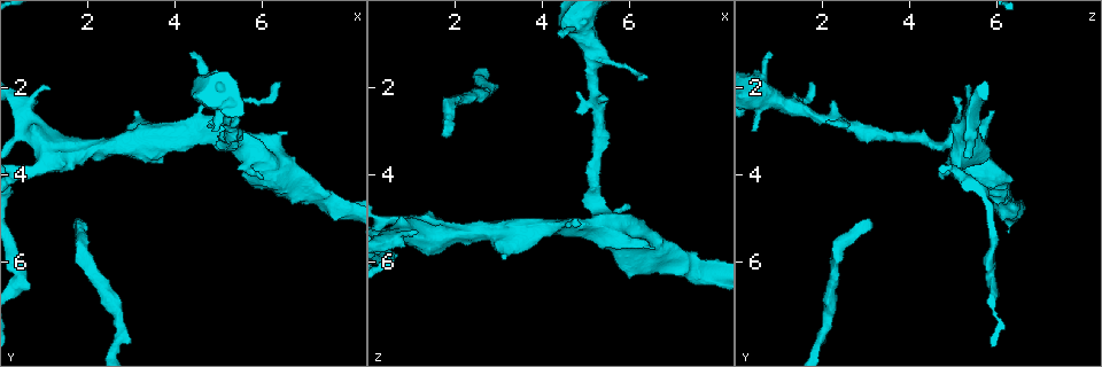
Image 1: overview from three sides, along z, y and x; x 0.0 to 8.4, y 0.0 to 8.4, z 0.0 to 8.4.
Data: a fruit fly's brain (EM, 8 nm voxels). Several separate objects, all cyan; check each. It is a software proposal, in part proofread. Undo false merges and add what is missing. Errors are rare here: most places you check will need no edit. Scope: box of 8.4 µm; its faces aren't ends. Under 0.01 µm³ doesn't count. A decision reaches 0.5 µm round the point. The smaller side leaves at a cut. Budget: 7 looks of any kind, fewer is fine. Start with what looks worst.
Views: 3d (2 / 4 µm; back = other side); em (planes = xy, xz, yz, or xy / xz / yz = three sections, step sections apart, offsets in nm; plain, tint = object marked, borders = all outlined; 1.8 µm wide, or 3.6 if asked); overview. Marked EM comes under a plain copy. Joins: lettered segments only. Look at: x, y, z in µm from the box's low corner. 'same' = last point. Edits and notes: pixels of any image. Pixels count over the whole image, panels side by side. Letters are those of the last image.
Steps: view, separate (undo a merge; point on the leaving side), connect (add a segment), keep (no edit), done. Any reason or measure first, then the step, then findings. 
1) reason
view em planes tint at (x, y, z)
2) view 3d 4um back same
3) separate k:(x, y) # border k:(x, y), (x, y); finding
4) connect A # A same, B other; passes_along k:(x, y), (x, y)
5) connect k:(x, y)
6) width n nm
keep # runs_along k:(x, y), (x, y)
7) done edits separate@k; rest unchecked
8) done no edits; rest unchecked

branch stops here
view em planes borders at (6.50, 3.00, 5.70)

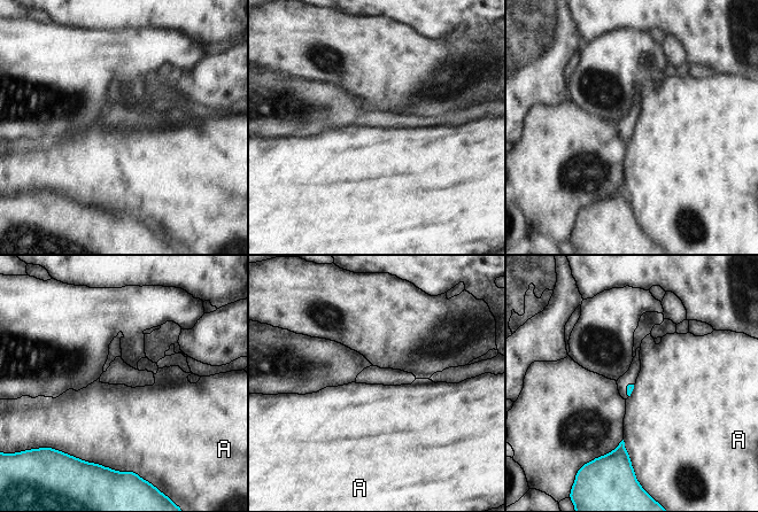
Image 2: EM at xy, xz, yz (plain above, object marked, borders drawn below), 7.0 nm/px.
keep # A other; border 2:(623, 440), (632, 463); none of them fits

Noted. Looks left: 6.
view 3d 4um at (4.90, 2.25, 5.15)

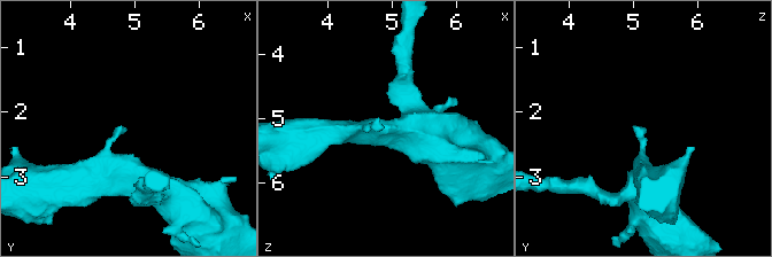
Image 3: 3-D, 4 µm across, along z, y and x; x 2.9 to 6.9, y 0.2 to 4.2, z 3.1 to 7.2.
shape alone is not enough
view em xy step 8 borders at (4.85, 2.30, 5.20)

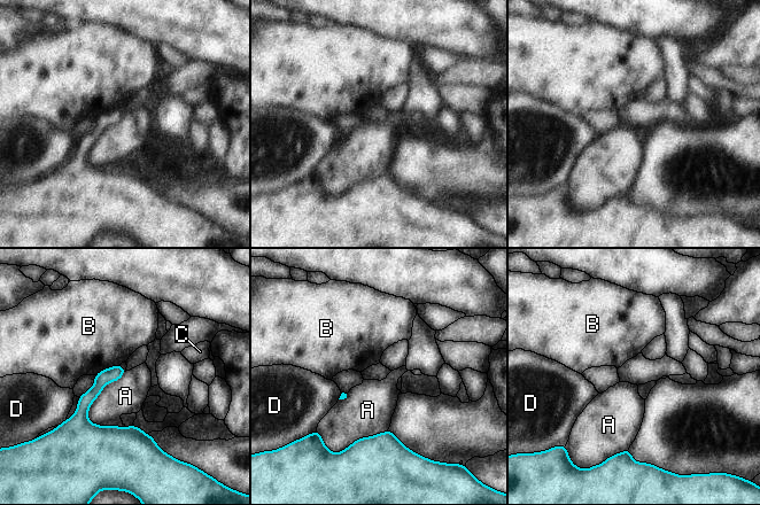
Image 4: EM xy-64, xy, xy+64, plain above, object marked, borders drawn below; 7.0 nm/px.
cut it another way
view em xz step 8 borders same

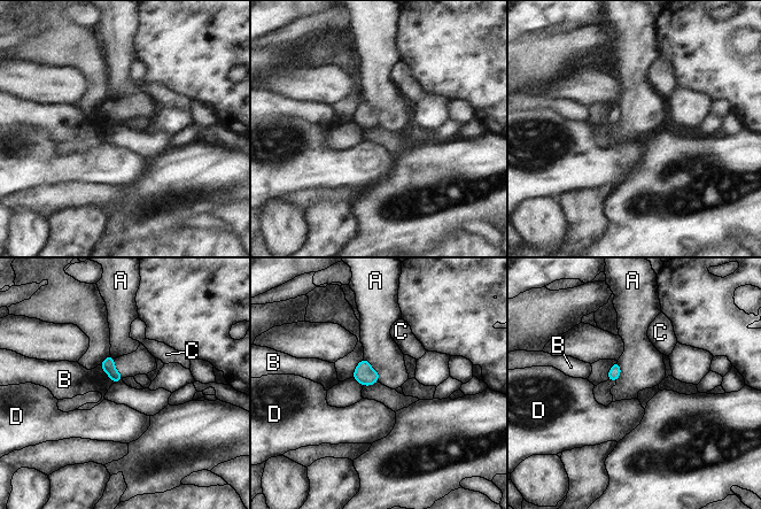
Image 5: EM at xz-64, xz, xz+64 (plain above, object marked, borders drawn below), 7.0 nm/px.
keep # A other, B other, C other, D other; no lettered segment goes on from it

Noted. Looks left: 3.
free end
view 3d 2um at (5.45, 2.35, 2.20)

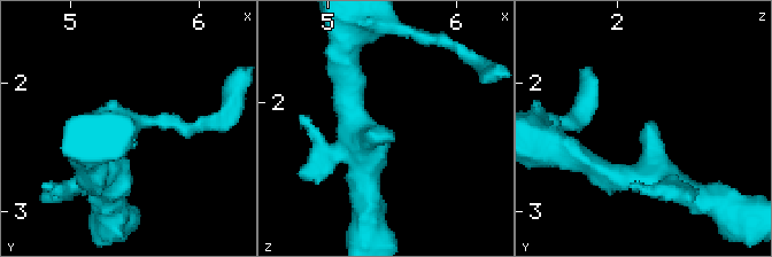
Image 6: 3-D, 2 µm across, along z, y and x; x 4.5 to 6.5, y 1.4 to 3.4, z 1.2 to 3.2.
arm_widths 220, 260 nm
view em planes borders at (5.46, 2.32, 2.22)

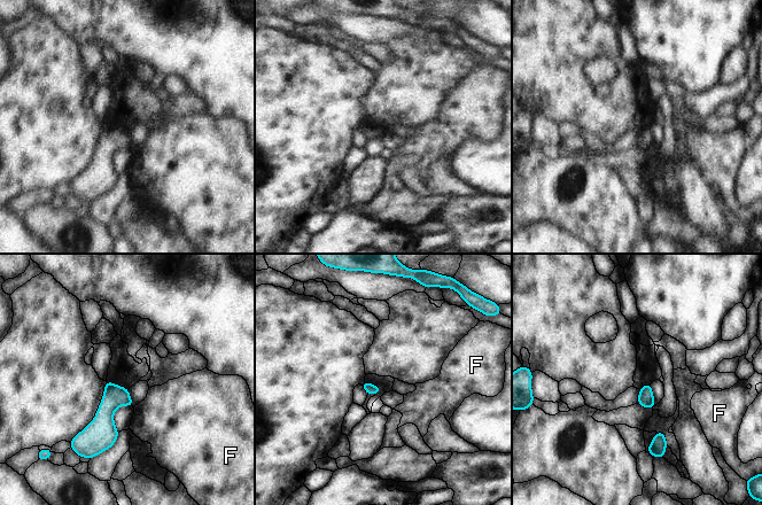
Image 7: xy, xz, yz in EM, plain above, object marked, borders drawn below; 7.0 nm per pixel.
keep # F other; border 7:(655, 430), (663, 434), (668, 444); none of them fits

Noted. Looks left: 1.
done no edits; rest unchecked

